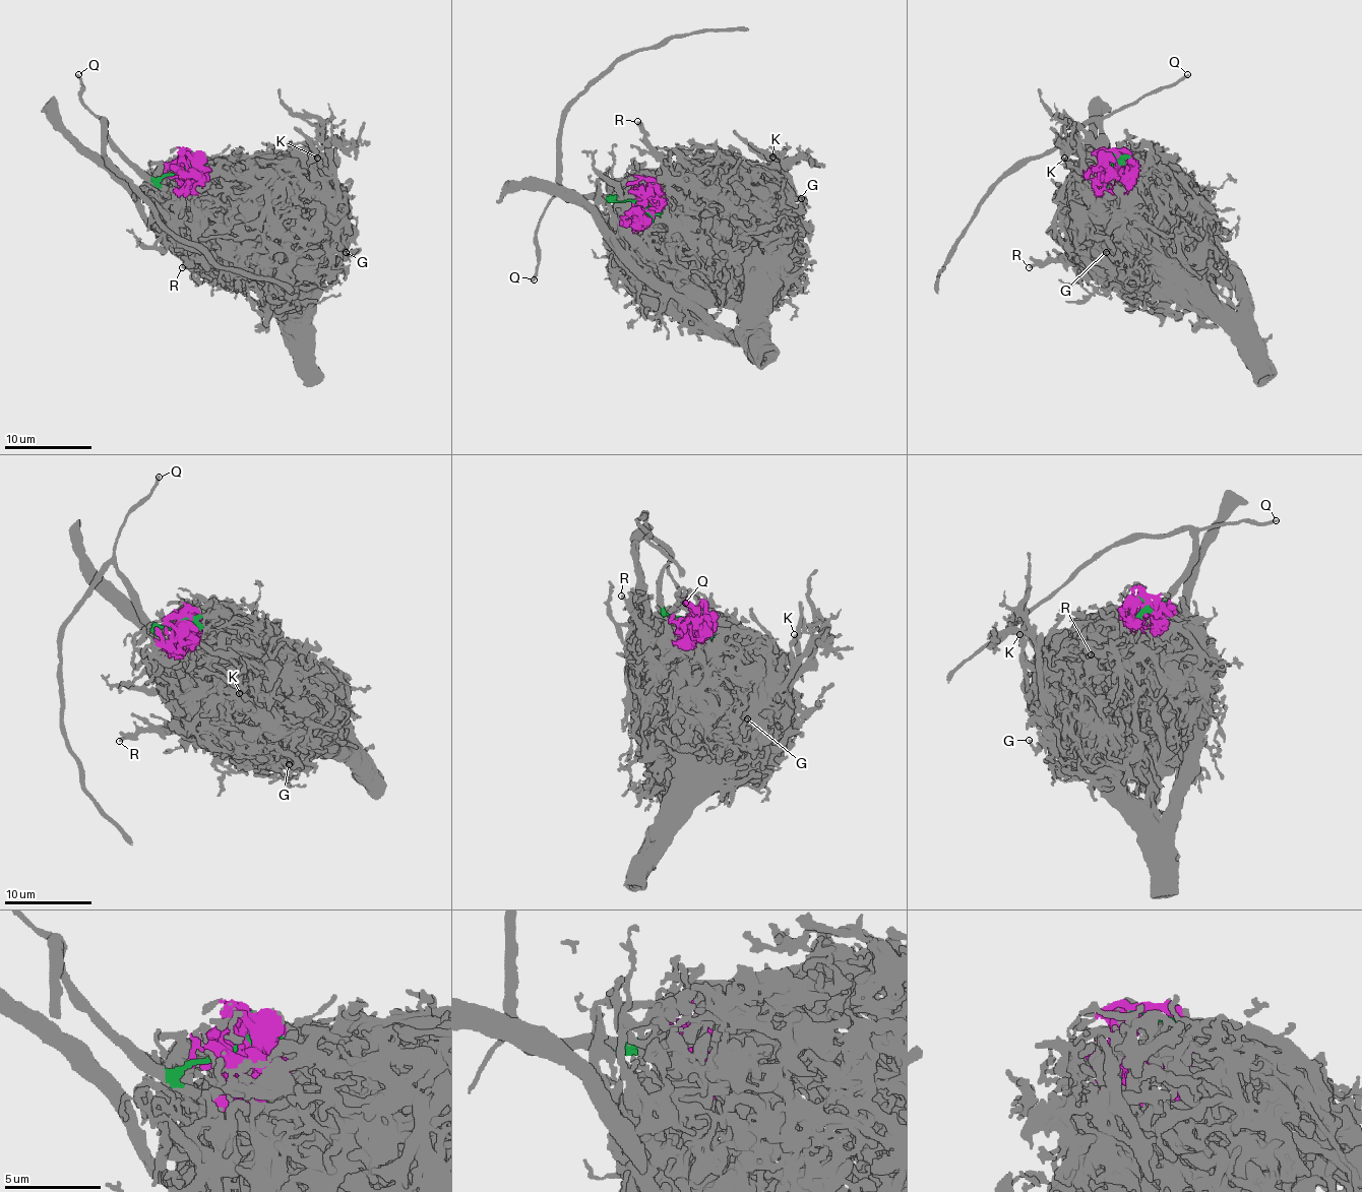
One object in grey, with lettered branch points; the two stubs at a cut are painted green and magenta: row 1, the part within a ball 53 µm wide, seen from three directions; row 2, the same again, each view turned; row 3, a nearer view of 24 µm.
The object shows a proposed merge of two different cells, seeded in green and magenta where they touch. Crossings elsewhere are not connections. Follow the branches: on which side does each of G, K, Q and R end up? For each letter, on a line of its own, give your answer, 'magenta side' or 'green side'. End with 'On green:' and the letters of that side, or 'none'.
G: magenta side
K: magenta side
Q: green side
R: magenta side
On green: Q

